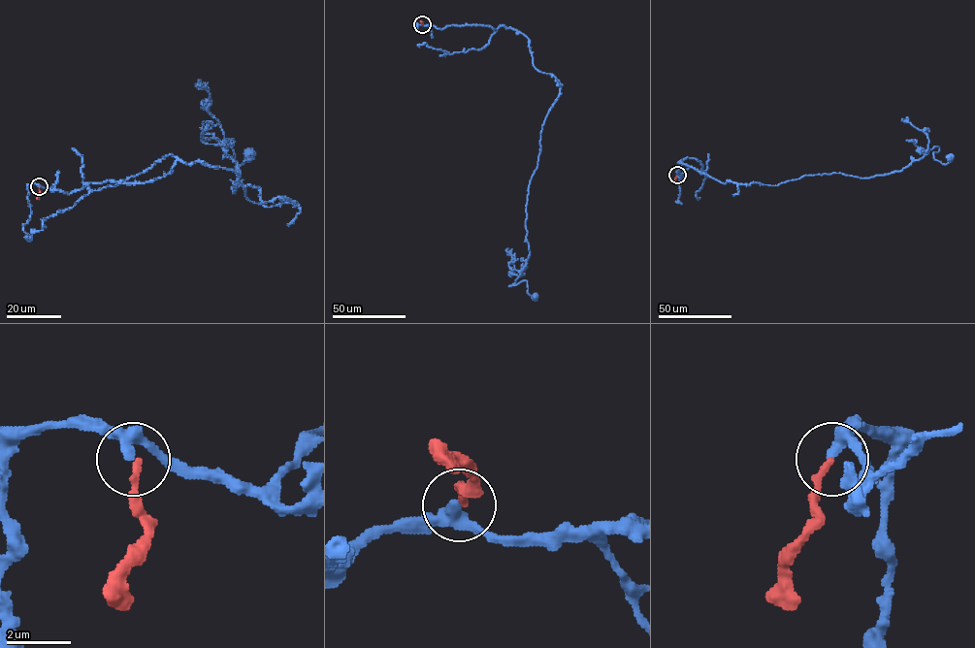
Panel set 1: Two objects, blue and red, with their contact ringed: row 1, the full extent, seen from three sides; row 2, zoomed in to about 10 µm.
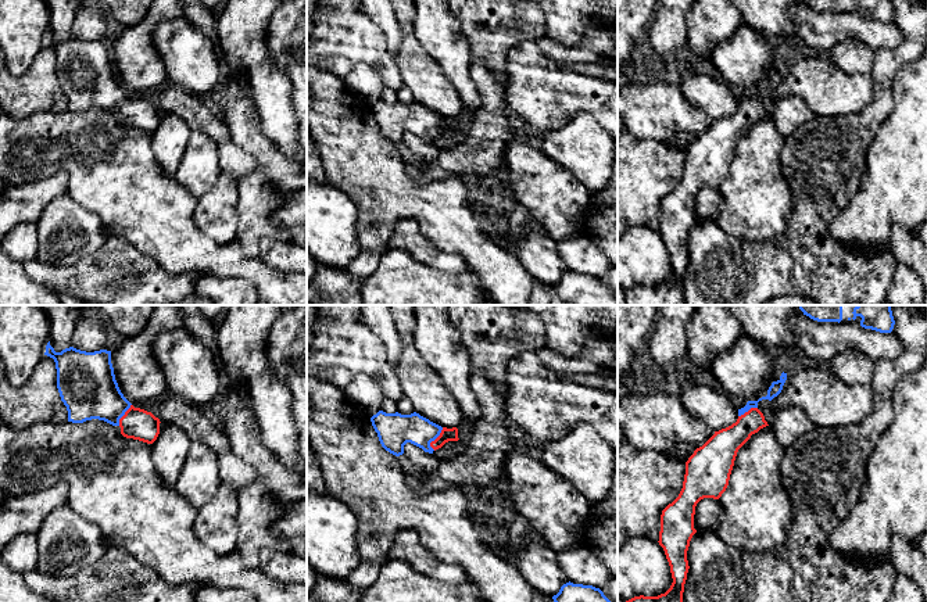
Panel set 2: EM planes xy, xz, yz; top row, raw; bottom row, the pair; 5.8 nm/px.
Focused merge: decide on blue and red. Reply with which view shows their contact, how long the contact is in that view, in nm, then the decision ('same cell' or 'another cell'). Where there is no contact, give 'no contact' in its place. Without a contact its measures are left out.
xz | 150 nm | same cell

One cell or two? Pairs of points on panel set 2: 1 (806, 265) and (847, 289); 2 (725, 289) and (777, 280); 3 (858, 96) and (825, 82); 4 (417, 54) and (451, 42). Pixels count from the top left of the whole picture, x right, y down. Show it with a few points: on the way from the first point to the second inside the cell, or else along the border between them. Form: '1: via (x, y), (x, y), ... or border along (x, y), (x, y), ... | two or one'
1: via (816, 265), (820, 265), (837, 279) | one
2: via (737, 289), (752, 289), (765, 280) | one
3: via (849, 93), (836, 93), (833, 90) | one
4: border along (414, 20), (415, 38), (446, 76) | two

